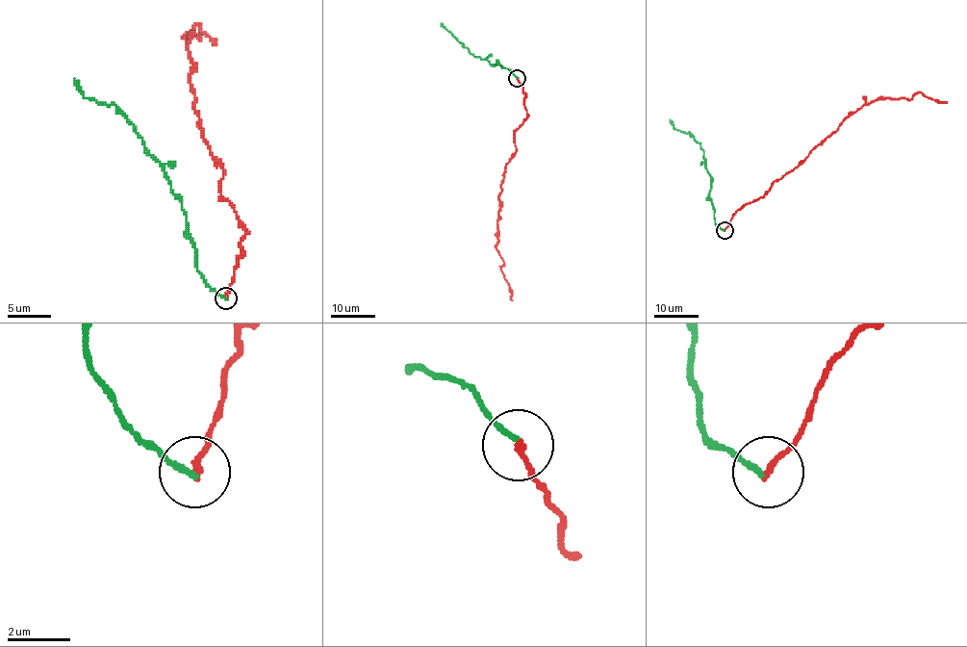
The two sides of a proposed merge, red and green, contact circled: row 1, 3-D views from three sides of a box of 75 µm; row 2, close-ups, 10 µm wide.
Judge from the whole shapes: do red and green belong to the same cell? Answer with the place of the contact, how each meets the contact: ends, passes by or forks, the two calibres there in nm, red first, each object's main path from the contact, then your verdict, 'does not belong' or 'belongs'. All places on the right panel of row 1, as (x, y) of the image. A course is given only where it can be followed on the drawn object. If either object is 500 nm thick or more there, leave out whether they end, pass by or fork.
(725, 230) | red ends | green ends | 190/190 nm | red via (725, 230), (732, 216), (792, 171), (864, 105), (883, 98), (908, 99), (920, 92), (947, 103) | green via (724, 230), (716, 224), (709, 196), (710, 177), (702, 149), (689, 133), (676, 129), (670, 119) | does not belong

